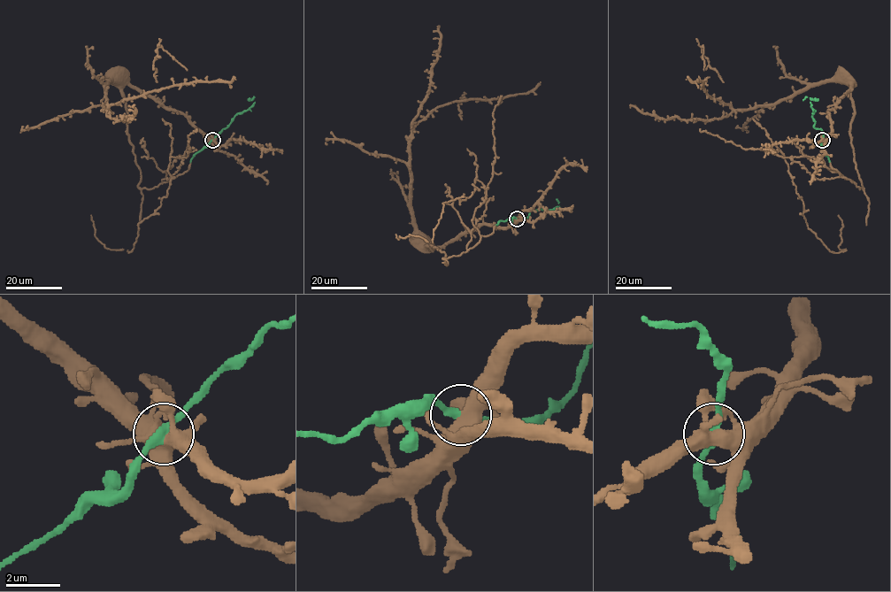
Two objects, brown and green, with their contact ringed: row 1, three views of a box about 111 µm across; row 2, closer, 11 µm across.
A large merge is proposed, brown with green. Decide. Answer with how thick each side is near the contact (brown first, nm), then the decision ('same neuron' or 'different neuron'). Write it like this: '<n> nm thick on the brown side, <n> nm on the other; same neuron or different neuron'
460 nm thick on the brown side, 280 nm on the other; same neuron

